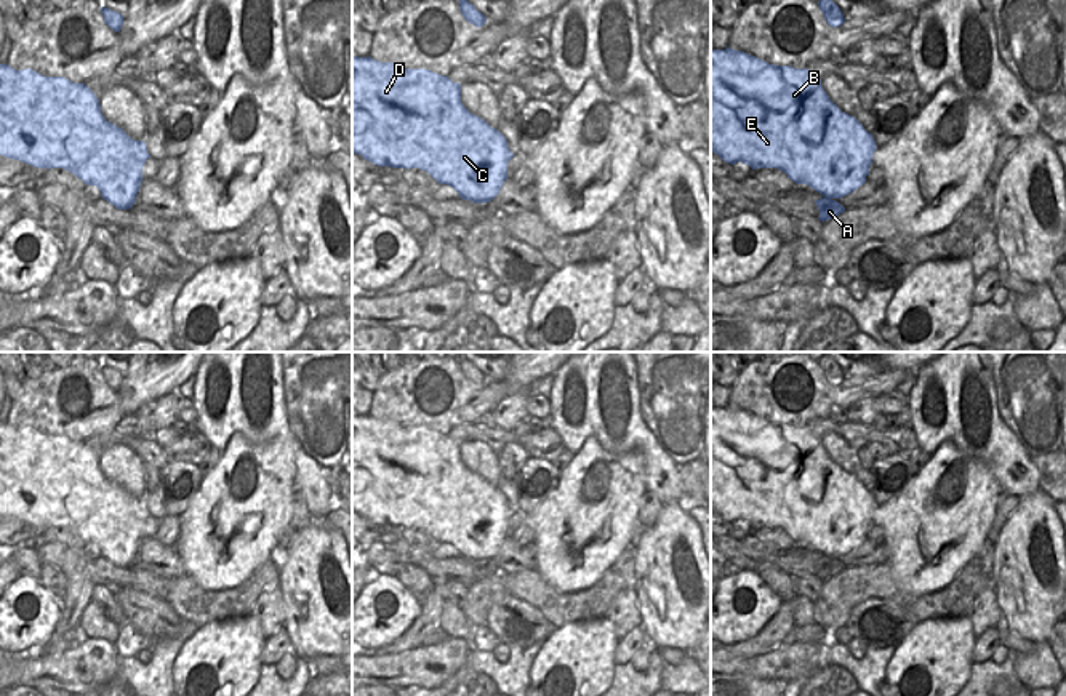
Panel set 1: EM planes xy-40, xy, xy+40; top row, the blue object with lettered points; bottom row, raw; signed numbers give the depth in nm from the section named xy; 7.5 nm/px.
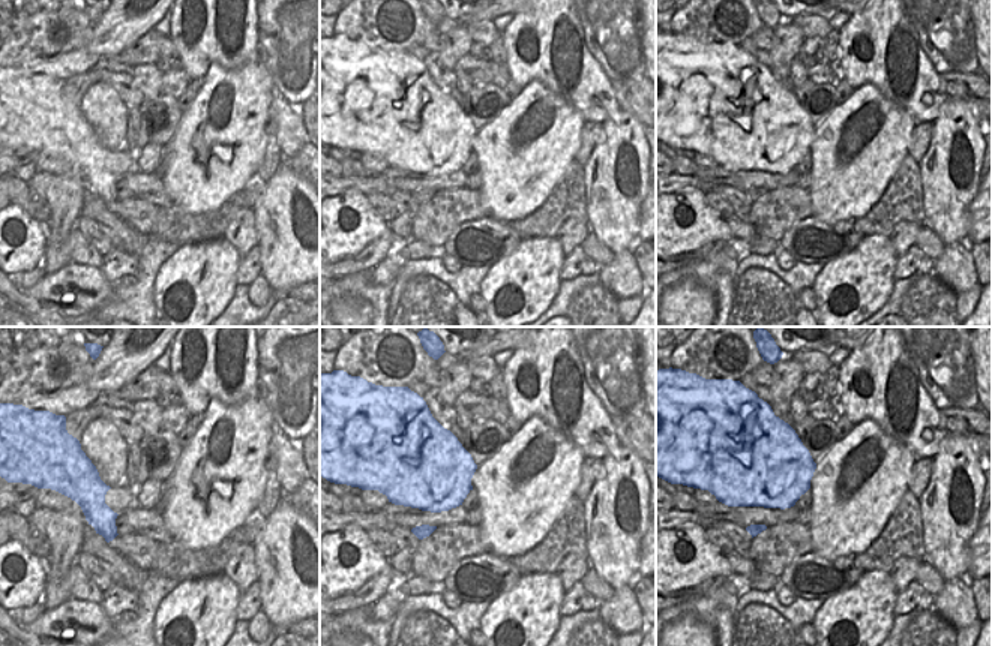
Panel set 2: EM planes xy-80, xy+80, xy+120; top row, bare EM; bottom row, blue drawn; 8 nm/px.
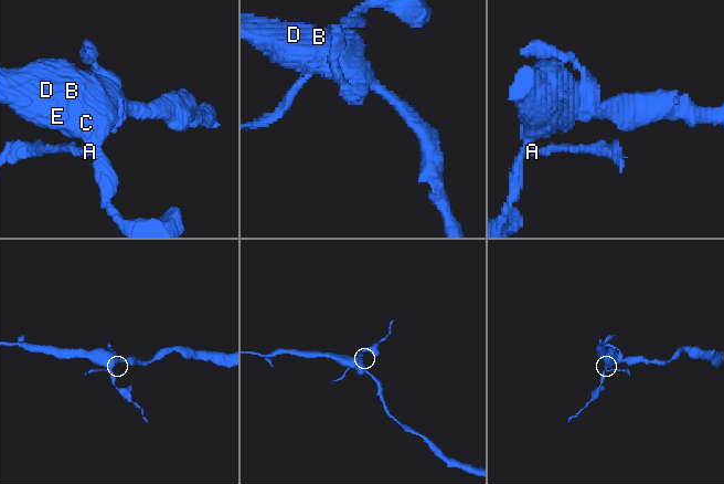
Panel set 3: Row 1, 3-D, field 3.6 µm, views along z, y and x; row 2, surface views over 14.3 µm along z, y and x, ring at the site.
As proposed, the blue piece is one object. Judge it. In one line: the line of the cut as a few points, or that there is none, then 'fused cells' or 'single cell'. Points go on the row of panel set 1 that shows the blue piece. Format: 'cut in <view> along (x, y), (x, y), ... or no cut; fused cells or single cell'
cut in xy+40 along (825, 197), (829, 199); fused cells

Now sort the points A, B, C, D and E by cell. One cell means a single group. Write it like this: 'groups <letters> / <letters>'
groups A / B C D E

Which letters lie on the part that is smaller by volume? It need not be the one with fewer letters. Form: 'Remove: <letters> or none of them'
Remove: A

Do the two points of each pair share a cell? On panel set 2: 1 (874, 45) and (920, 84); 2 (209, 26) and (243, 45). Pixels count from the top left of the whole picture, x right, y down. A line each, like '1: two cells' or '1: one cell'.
1: one cell
2: one cell

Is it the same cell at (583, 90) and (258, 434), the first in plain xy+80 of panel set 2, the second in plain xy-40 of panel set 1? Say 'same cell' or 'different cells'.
same cell

